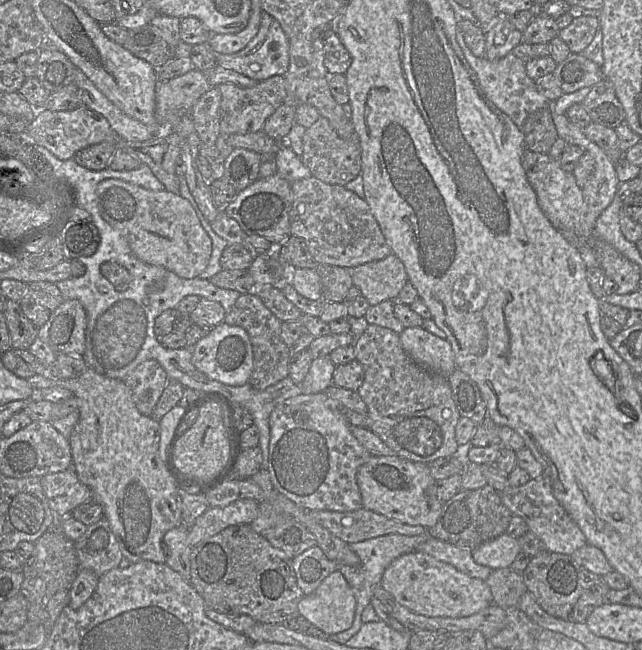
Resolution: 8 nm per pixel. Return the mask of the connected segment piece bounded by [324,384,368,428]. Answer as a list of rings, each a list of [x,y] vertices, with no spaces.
[[[330,385],[324,391],[333,399],[350,425],[368,428],[368,410],[357,391]]]

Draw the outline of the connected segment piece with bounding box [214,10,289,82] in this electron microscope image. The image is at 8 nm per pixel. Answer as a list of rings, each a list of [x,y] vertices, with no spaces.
[[[262,10],[256,36],[239,52],[233,54],[214,53],[218,65],[234,70],[257,81],[272,76],[284,76],[289,67],[289,41],[279,22]]]

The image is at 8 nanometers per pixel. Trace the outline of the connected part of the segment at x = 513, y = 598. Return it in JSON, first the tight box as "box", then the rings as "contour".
{"box":[485,568,528,609],"contour":[[[510,568],[493,570],[485,582],[490,587],[494,603],[504,609],[517,606],[521,596],[528,591],[522,574]]]}

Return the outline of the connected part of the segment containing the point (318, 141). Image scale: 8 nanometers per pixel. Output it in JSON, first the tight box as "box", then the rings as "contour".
{"box":[302,119,362,186],"contour":[[[319,119],[305,130],[303,136],[302,162],[310,170],[312,176],[328,184],[345,186],[361,173],[362,150],[360,140],[348,141],[341,138],[331,126],[328,119]]]}

